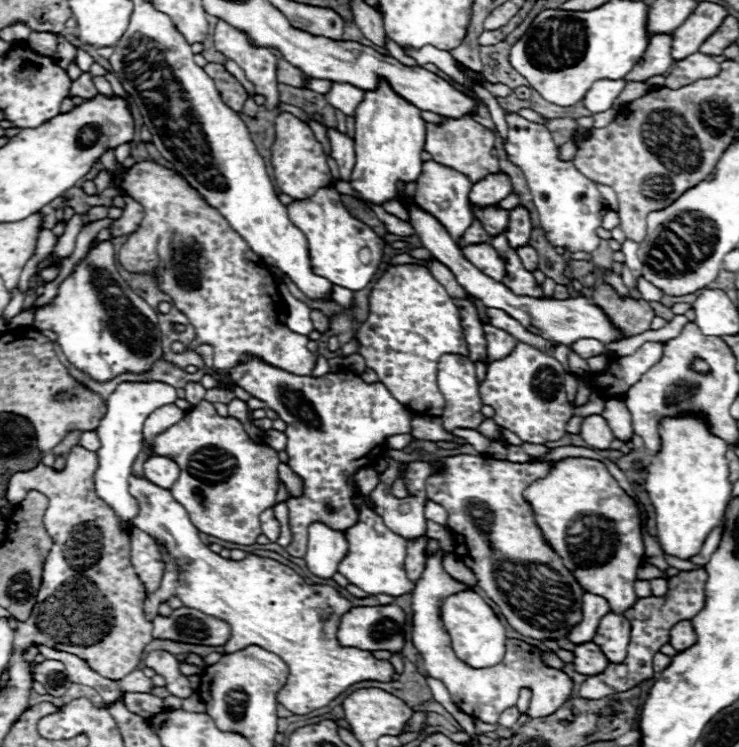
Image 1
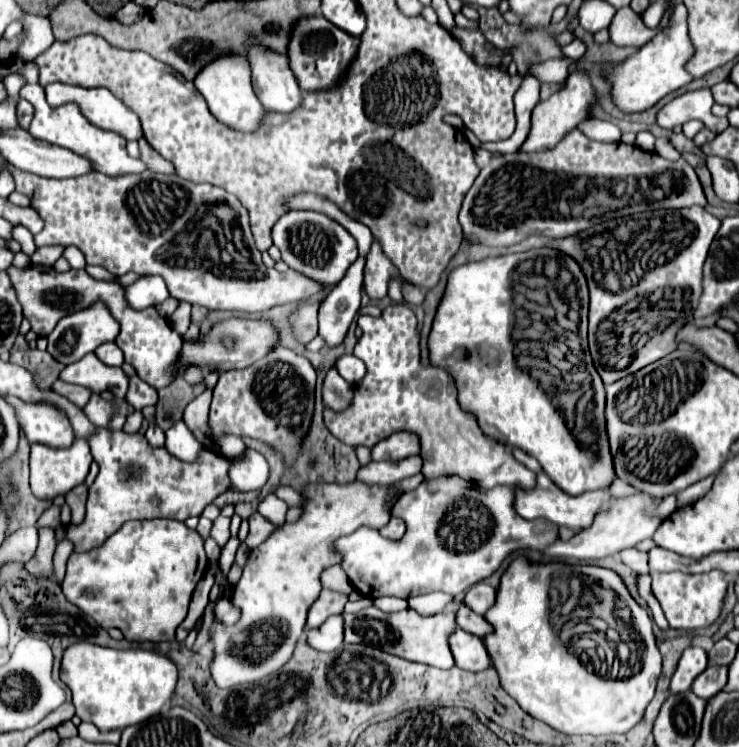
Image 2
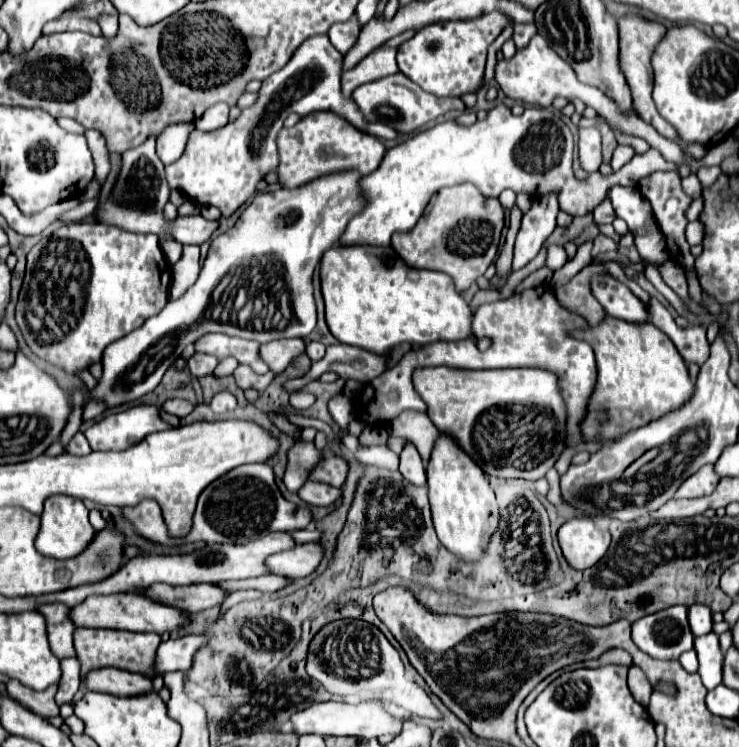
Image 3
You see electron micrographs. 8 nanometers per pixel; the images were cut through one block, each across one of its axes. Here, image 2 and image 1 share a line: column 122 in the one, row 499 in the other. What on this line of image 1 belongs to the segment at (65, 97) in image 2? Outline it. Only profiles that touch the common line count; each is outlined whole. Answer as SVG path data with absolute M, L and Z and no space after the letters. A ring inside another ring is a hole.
M122 382L106 400L106 406L108 406L106 416L100 420L100 426L96 428L102 446L96 452L98 470L94 474L94 482L96 482L98 496L102 500L106 500L128 526L132 526L132 520L136 518L138 508L140 508L138 500L128 490L130 488L128 478L132 474L132 464L134 464L138 452L142 450L144 422L156 408L160 408L164 404L172 404L176 398L178 398L176 388L168 386L164 382Z

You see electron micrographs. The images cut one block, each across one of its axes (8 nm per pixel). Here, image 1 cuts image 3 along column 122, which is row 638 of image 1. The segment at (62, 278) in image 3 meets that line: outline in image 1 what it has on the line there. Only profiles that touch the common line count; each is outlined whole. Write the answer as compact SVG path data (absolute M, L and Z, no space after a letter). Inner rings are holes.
M132 474L130 492L140 504L134 526L162 540L160 552L166 562L158 592L148 594L144 602L144 612L150 622L158 614L158 604L172 594L182 600L183 606L228 622L232 634L228 644L224 644L226 654L244 650L246 646L260 646L288 664L288 680L276 698L294 714L308 714L326 706L356 682L392 680L394 670L388 660L376 660L368 650L342 648L338 644L338 622L352 604L332 586L310 586L292 568L272 558L248 554L240 562L226 560L200 542L198 530L188 520L188 512L172 498L170 490Z

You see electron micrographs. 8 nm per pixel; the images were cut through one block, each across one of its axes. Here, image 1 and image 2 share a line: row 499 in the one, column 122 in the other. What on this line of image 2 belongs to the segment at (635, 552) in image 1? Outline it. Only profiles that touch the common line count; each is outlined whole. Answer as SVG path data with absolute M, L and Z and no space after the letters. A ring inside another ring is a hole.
M140 520L124 524L98 548L72 552L66 578L62 580L62 592L68 602L94 618L102 628L120 628L126 640L162 642L172 640L176 628L186 618L188 602L206 568L208 558L204 552L204 540L196 530L190 530L178 520Z

